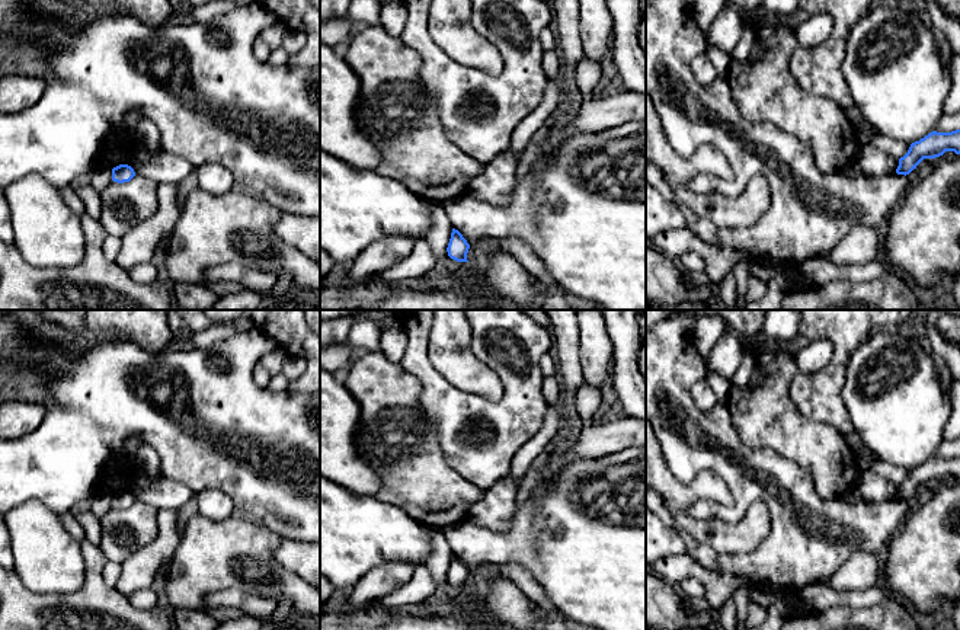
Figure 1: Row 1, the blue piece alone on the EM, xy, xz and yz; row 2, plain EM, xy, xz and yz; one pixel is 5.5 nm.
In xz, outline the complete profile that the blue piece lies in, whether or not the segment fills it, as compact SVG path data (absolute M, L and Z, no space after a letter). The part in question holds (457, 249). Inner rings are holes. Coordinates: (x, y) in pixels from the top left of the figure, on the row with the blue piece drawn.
M452 228L451 239L447 247L448 256L457 262L468 262L467 253L468 253L470 244L463 237L463 234Z

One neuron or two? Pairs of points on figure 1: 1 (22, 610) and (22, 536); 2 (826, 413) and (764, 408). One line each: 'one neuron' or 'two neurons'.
1: two neurons
2: two neurons

